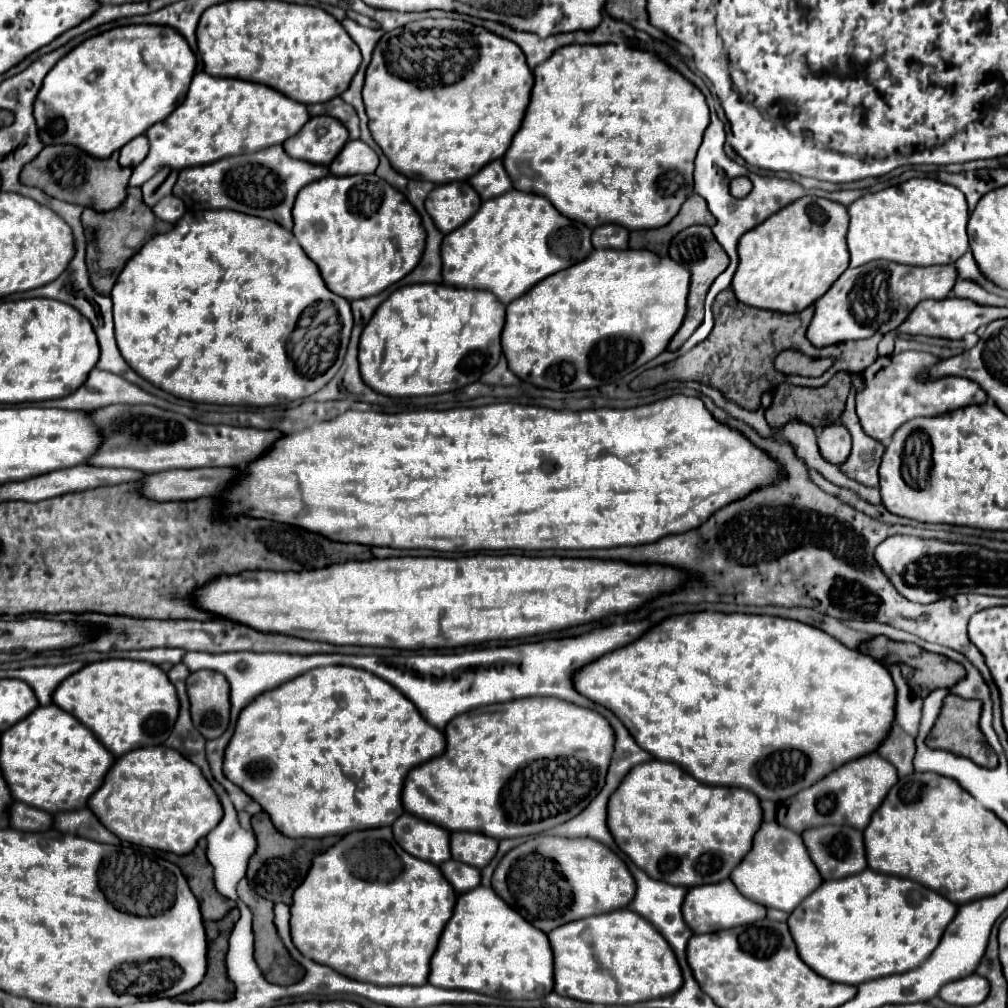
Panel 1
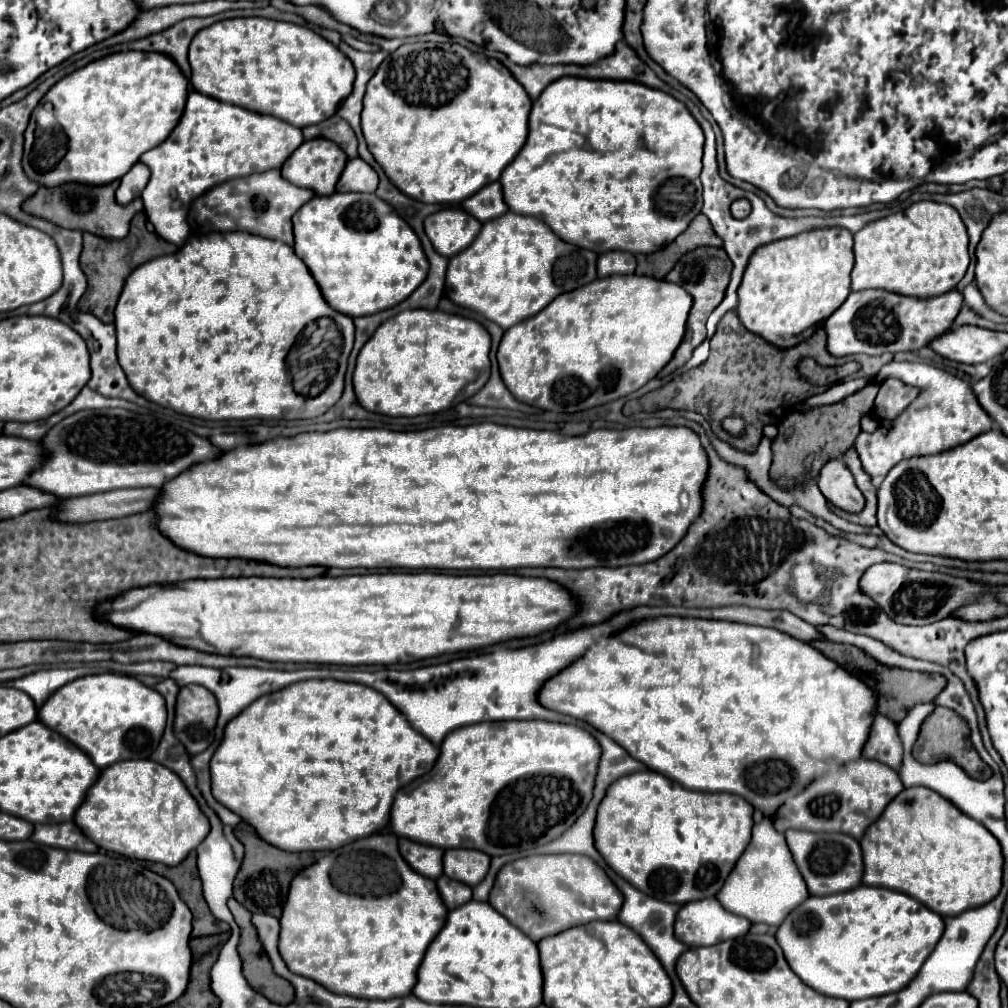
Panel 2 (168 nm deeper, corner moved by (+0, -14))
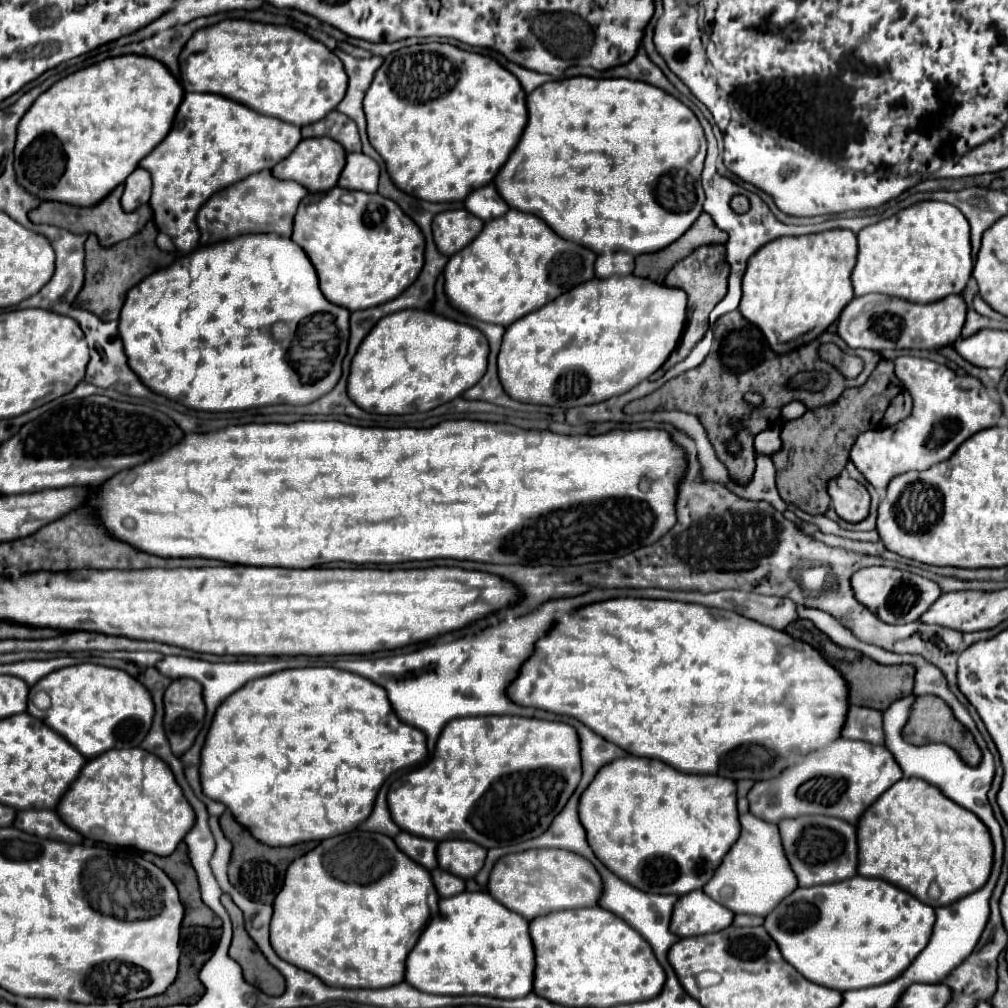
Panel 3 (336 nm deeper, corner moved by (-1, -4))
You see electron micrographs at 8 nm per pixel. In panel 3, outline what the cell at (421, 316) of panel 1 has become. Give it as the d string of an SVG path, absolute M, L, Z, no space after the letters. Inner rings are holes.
M428 310L394 312L382 318L362 340L350 364L348 394L358 408L372 414L428 412L440 404L446 404L462 396L462 392L472 388L486 372L486 358L488 358L488 342L476 328L458 324Z

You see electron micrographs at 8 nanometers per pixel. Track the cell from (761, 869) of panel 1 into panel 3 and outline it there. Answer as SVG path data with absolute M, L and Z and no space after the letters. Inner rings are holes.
M742 814L740 826L740 838L734 842L732 850L728 850L722 864L714 872L714 878L702 890L734 914L766 916L774 910L774 906L778 906L778 902L798 888L798 882L784 856L776 824L762 822L752 814Z

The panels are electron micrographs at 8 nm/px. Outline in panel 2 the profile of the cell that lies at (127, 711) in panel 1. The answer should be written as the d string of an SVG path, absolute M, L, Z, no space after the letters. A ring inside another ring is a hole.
M97 674L73 680L65 684L65 688L57 690L57 694L53 694L49 702L41 706L39 720L49 728L53 728L55 732L61 732L73 744L77 744L85 754L89 754L93 764L97 764L97 768L103 770L121 760L149 758L163 736L167 724L167 708L165 708L165 698L157 690L143 686L133 676Z

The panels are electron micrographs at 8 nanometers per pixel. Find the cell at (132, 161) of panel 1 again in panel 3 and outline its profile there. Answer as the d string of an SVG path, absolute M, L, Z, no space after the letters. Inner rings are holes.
M144 168L134 170L126 182L124 182L124 194L122 194L122 208L126 212L136 210L138 206L146 204L150 200L150 190L152 190L152 180L150 174Z

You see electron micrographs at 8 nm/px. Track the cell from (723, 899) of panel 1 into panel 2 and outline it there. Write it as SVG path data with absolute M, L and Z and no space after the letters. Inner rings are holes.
M705 898L697 902L687 902L679 910L677 922L675 922L675 936L687 946L713 946L713 944L719 944L719 940L731 940L731 938L743 936L749 932L749 928L751 928L751 922L747 918L727 912L717 898Z

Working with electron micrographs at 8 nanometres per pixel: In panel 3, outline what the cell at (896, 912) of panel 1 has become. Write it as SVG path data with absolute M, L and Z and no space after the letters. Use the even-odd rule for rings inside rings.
M856 874L854 878L834 884L796 888L764 918L762 926L778 944L784 960L792 964L804 978L814 984L846 992L886 984L898 978L928 944L934 920L934 908L918 902L902 888L886 880Z

